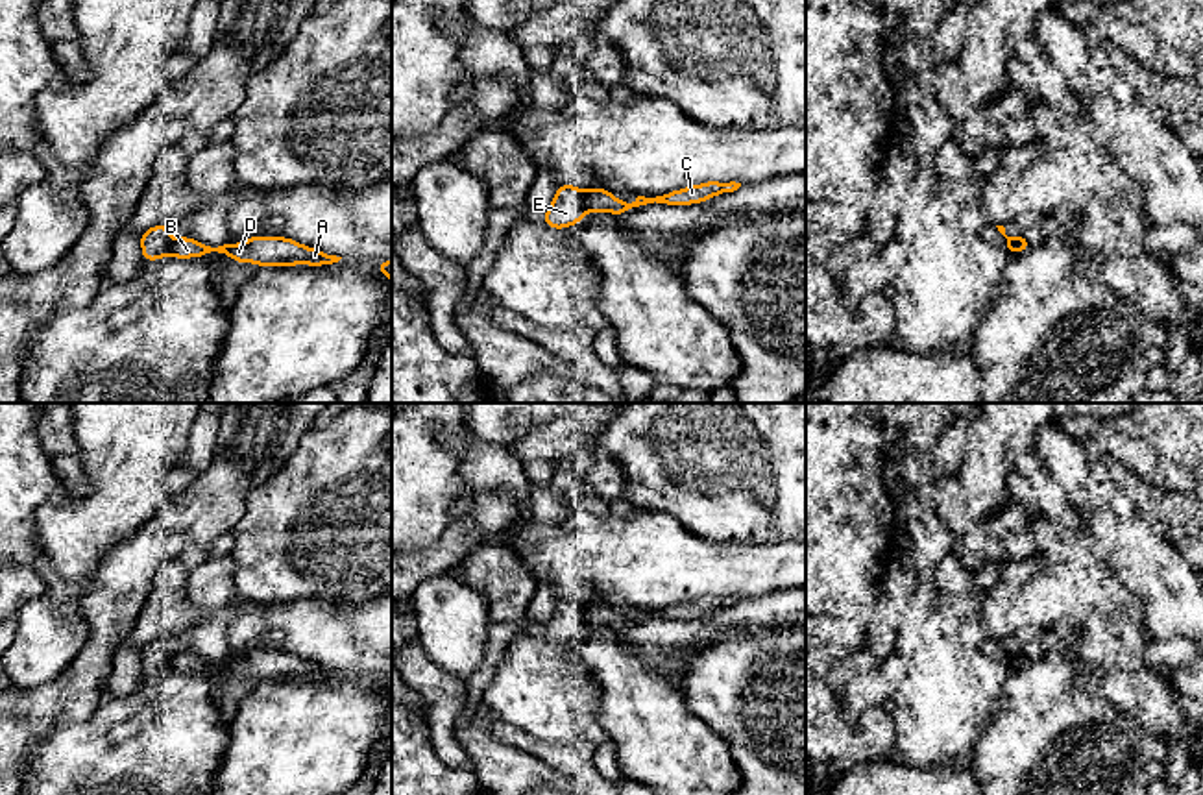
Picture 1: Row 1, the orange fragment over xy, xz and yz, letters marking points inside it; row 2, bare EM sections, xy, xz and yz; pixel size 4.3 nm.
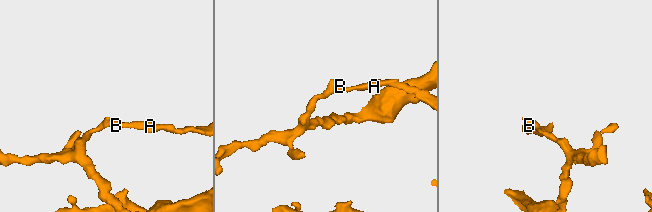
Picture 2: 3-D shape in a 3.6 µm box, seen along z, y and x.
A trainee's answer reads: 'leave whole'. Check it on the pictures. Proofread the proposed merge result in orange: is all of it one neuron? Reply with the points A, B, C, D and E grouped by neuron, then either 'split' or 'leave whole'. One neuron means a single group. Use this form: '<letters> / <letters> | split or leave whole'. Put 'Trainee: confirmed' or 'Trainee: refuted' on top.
Trainee: refuted
A B C D / E | split

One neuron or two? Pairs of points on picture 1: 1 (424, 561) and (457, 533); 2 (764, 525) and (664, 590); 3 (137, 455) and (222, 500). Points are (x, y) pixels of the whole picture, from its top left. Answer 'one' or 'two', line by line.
1: one
2: two
3: two

